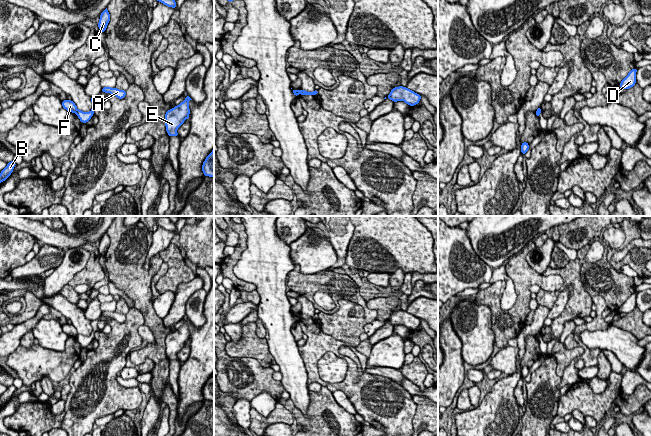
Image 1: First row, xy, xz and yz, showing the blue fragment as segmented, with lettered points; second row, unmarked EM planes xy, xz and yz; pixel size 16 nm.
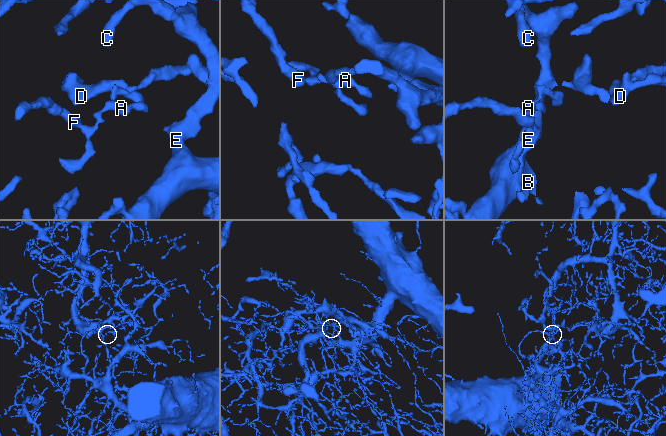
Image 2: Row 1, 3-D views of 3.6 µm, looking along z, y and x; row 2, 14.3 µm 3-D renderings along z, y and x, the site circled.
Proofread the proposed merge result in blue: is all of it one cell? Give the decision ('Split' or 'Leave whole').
Split

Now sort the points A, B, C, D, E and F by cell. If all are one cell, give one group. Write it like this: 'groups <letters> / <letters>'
groups A / B C D E F

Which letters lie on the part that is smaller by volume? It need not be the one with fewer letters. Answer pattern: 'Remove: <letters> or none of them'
Remove: A

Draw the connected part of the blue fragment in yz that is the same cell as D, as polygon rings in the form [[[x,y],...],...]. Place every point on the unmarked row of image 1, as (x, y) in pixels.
[[[634,292],[632,293],[628,299],[621,305],[620,307],[620,312],[623,312],[623,313],[629,313],[631,311],[633,311],[636,307],[636,296],[637,296],[637,293]]]

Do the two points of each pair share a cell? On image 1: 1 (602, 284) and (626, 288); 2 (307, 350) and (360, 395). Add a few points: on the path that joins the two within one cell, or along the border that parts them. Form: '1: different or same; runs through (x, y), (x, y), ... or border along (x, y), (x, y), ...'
1: same; runs through (608, 284), (620, 284)
2: same; runs through (311, 368), (312, 373), (324, 384), (342, 386)

